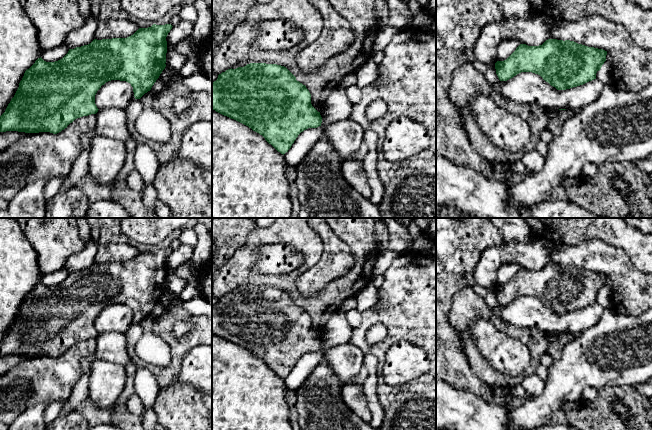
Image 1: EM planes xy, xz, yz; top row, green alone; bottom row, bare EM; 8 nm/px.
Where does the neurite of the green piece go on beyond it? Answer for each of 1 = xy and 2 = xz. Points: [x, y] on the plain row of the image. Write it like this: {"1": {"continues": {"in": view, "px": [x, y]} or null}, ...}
{"1": {"continues": null}, "2": {"continues": null}}

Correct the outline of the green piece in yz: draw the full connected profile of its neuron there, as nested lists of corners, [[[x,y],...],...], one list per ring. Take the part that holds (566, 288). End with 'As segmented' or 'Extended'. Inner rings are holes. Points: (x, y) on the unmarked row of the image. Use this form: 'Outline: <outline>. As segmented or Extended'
Outline: [[[548,263],[542,269],[520,268],[504,285],[495,287],[500,305],[521,296],[540,299],[557,314],[566,314],[596,303],[607,275],[570,264]]]. As segmented

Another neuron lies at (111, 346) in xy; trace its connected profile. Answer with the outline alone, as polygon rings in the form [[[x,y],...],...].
[[[119,332],[99,333],[95,338],[97,348],[95,358],[112,361],[121,365],[134,364],[127,353],[126,335]]]

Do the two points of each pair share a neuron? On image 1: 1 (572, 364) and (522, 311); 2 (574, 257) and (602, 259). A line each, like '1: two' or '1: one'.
1: two
2: one

